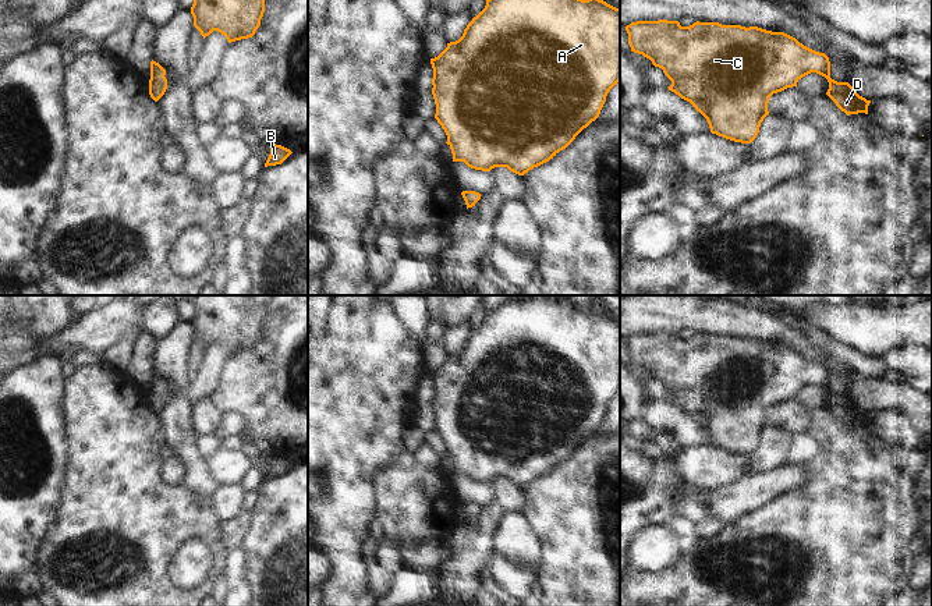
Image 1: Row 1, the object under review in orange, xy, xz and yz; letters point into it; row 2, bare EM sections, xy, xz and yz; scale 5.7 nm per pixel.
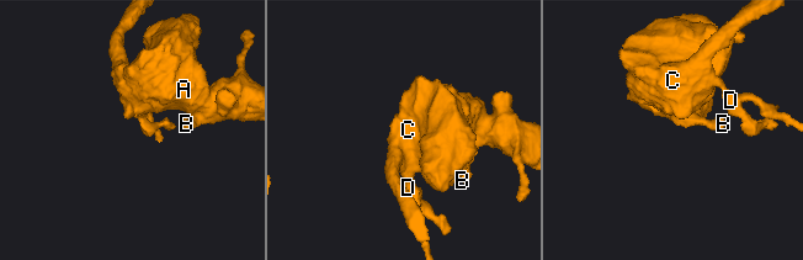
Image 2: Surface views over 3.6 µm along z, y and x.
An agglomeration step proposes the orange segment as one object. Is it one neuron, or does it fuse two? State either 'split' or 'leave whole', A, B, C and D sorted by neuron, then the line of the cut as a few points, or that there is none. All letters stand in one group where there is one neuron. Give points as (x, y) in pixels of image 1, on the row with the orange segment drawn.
leave whole; groups A B C D; cut none

